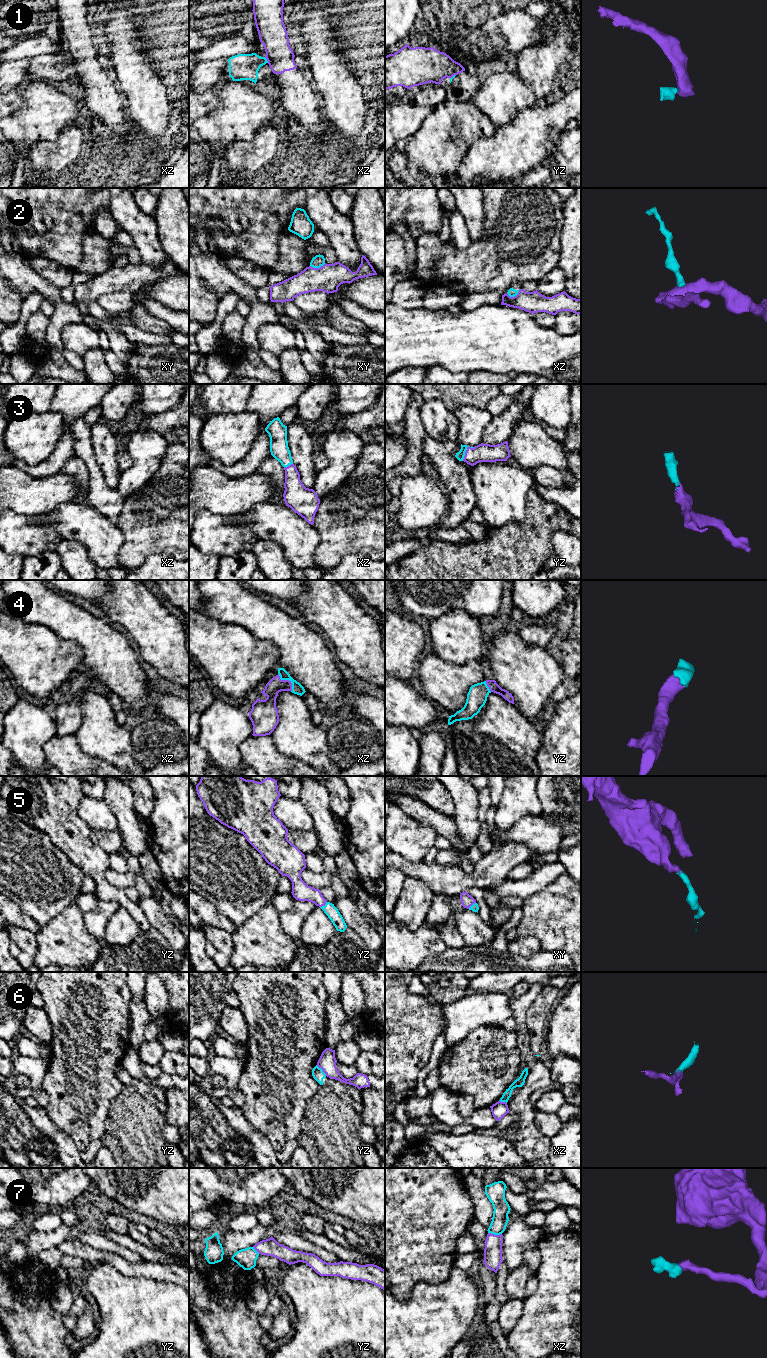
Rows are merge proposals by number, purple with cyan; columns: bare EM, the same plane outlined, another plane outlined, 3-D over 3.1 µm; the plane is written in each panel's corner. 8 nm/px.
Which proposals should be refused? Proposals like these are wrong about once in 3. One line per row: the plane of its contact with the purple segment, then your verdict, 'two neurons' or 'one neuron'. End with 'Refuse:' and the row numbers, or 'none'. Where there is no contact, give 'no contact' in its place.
1: contact in xz; two neurons
2: contact in xy; two neurons
3: contact in yz; one neuron
4: contact in xz; one neuron
5: contact in yz; one neuron
6: contact in yz; two neurons
7: contact in xz; one neuron
Refuse: 1, 2, 6

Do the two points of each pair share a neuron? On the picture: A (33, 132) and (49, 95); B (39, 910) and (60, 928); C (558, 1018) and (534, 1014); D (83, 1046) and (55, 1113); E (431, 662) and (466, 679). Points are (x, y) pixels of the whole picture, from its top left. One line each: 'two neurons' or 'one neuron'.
A: one neuron
B: two neurons
C: two neurons
D: one neuron
E: one neuron

